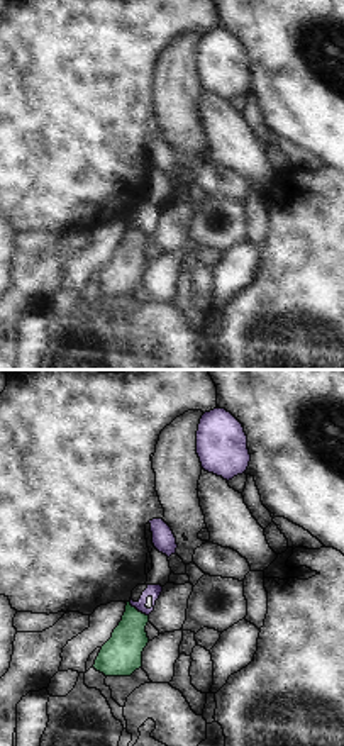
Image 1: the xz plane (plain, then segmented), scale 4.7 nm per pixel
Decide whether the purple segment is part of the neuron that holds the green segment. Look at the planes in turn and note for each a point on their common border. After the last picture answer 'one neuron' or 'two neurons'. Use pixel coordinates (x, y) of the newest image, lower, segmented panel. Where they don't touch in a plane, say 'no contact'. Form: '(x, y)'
(136, 609)

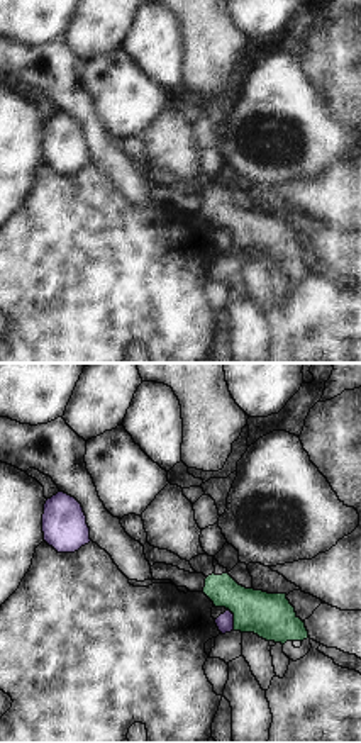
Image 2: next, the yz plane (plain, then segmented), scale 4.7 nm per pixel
(234, 620)

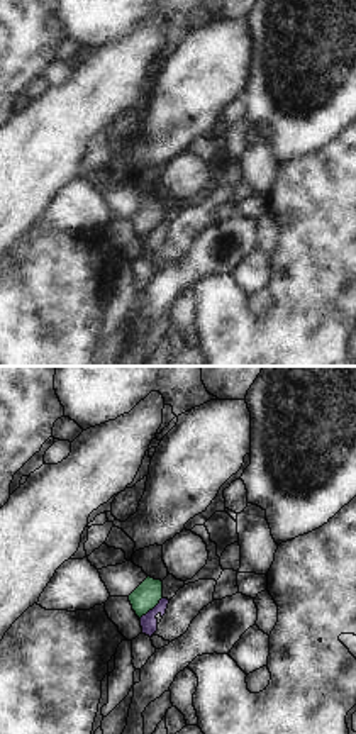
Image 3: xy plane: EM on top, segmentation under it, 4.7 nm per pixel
(151, 609)

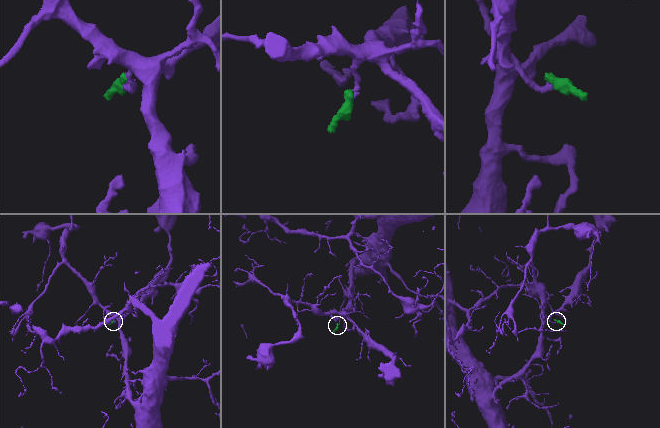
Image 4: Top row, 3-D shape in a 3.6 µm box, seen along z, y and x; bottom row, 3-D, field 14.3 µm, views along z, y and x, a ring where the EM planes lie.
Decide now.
two neurons

